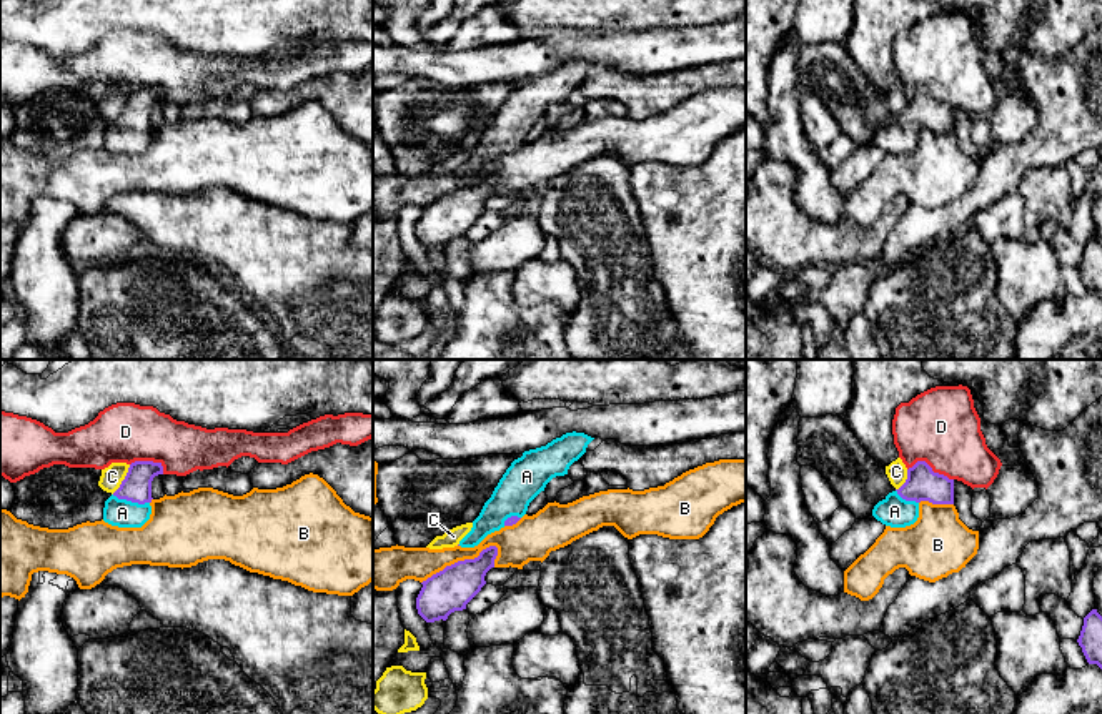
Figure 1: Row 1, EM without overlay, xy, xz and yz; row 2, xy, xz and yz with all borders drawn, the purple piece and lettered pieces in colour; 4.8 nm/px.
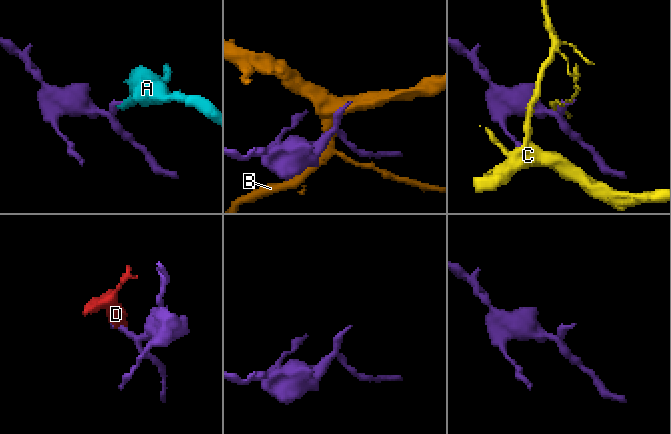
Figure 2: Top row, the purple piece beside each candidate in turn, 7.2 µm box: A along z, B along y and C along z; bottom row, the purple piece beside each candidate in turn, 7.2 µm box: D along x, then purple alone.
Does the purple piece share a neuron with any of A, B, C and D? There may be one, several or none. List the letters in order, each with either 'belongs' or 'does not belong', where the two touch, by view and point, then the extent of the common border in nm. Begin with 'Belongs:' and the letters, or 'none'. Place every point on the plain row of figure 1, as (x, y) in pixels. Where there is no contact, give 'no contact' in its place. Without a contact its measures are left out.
Belongs: A
A: belongs; meets purple in xy at (130, 127); contact 190 nm long
B: does not belong; meets purple in xz at (460, 188); contact 420 nm long
C: does not belong; meets purple in xy at (124, 107); contact 170 nm long
D: does not belong; meets purple in yz at (931, 95); contact 240 nm long

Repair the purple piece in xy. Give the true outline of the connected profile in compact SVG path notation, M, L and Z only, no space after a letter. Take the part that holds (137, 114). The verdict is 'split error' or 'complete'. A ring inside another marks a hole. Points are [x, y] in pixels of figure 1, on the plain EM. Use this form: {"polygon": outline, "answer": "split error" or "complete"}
{"polygon": "M132 90L120 115L105 128L103 148L118 155L141 155L151 141L151 108L158 102L163 102L161 90Z", "answer": "split error"}

